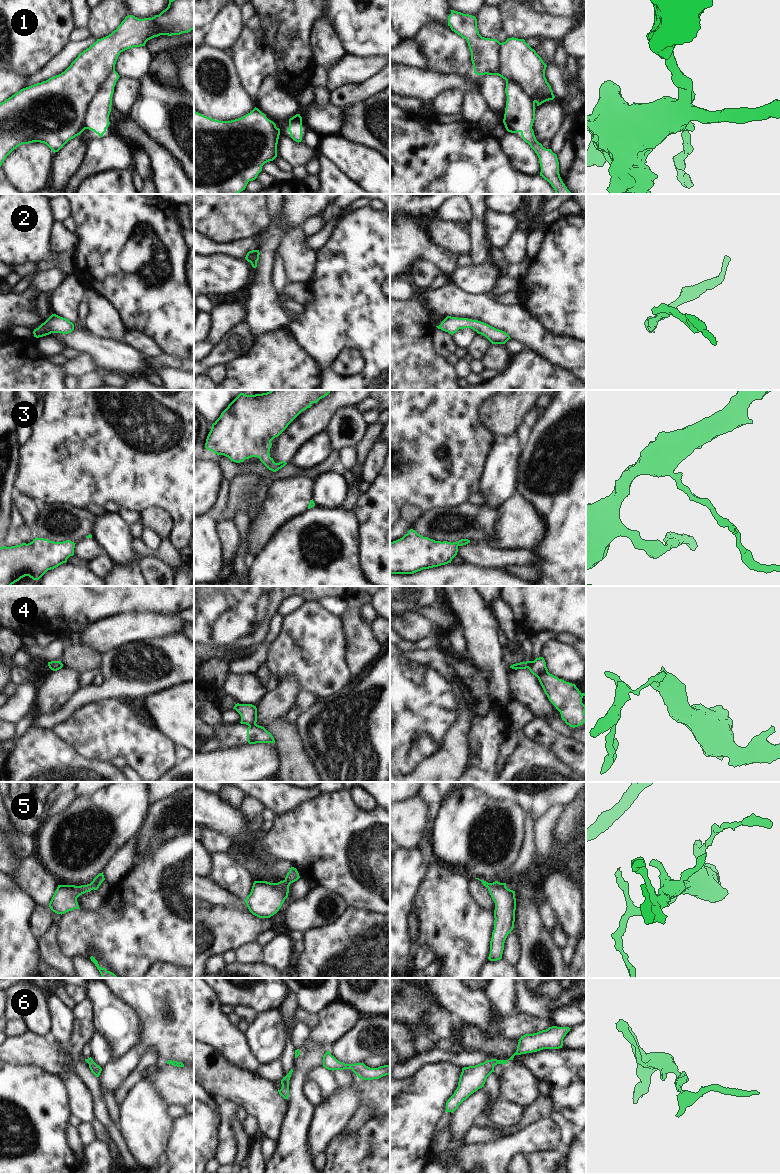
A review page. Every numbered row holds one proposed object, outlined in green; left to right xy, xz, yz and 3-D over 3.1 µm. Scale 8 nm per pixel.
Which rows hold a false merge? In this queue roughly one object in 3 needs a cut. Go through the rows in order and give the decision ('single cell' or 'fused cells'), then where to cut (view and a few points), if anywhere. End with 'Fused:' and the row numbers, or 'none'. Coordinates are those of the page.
1: single cell | no cut
2: single cell | no cut
3: single cell | no cut
4: fused cells | xz (256, 724), (249, 726)
5: single cell | no cut
6: single cell | no cut
Fused: 4

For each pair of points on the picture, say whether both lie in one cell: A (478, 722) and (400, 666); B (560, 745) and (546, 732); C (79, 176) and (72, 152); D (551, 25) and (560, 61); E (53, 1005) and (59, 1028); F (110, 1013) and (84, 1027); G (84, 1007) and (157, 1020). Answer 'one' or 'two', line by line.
A: two
B: one
C: two
D: two
E: one
F: two
G: two

